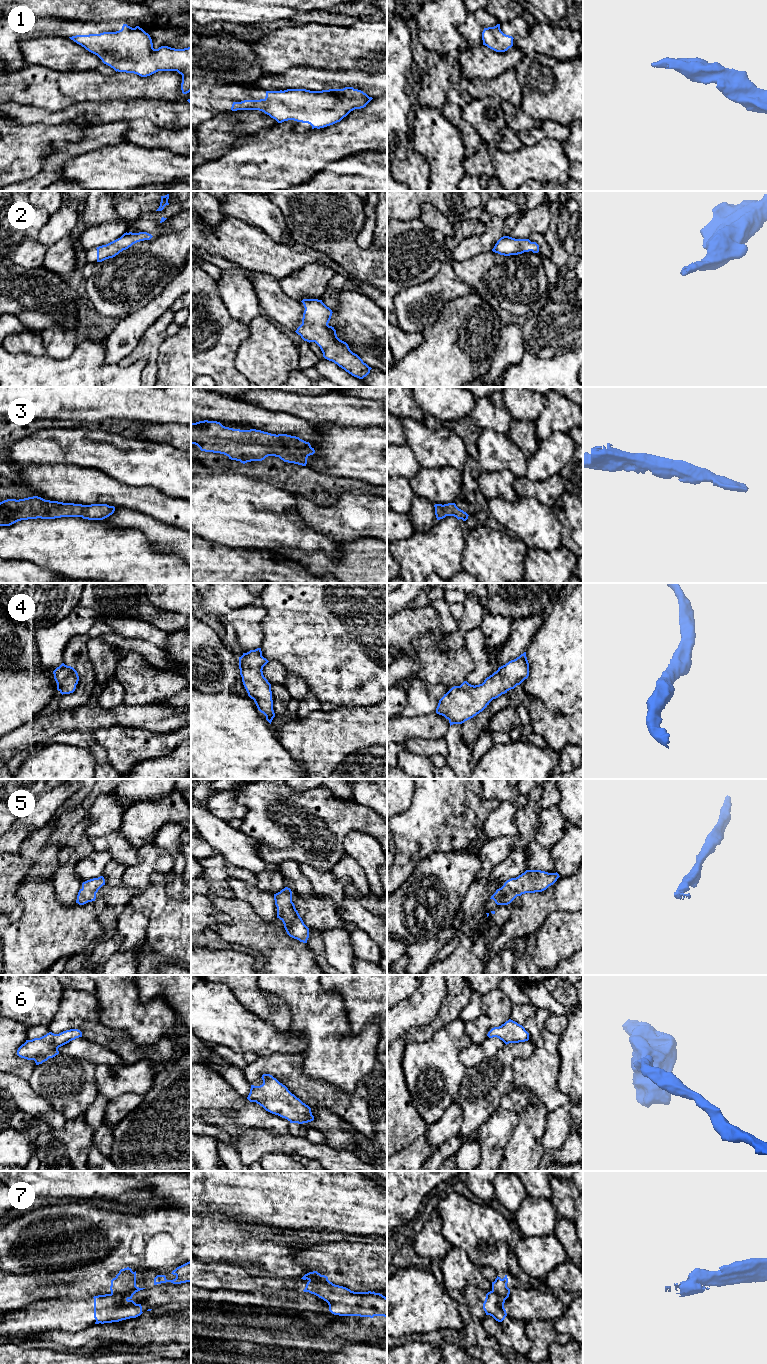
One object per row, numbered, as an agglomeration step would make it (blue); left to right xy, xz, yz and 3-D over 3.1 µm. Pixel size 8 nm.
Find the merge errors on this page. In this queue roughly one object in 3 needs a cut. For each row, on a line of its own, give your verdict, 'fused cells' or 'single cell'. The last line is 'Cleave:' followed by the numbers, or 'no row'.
1: single cell
2: single cell
3: single cell
4: single cell
5: single cell
6: single cell
7: fused cells
Cleave: 7

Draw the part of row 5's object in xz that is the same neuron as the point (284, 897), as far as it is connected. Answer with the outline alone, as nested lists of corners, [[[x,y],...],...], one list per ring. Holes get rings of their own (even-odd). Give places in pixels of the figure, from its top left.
[[[285,887],[274,894],[274,900],[277,907],[277,918],[283,922],[287,934],[300,942],[307,943],[309,928],[304,924],[292,902],[291,889]]]

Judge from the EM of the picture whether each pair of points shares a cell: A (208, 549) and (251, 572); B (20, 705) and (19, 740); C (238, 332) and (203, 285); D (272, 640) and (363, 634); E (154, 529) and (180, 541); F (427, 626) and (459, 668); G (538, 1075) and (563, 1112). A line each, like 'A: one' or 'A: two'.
A: one
B: two
C: one
D: one
E: one
F: one
G: two

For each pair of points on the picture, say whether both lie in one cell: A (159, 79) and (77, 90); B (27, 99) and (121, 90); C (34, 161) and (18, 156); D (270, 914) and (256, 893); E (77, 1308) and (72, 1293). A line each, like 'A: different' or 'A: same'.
A: same
B: same
C: same
D: same
E: different

